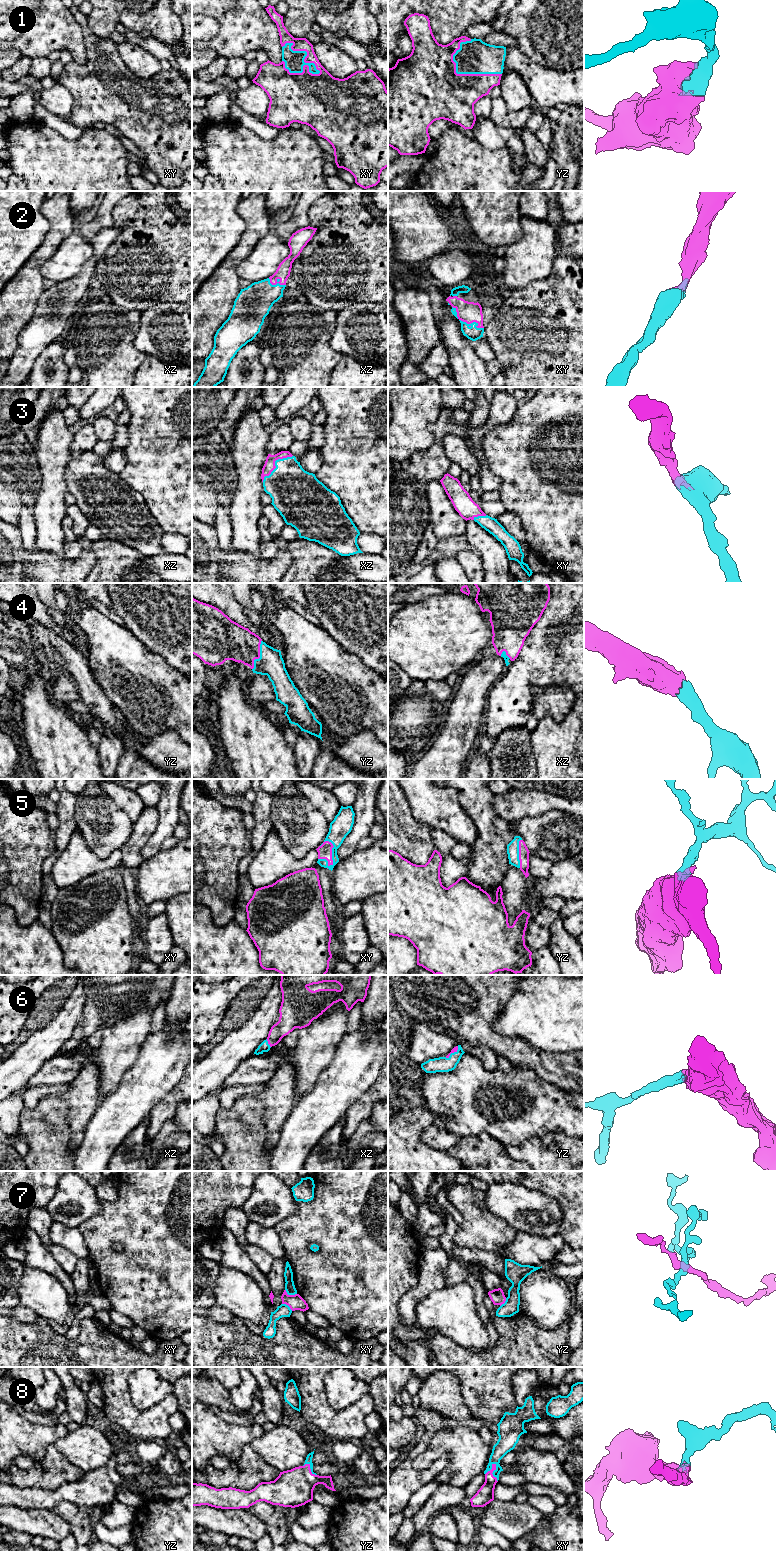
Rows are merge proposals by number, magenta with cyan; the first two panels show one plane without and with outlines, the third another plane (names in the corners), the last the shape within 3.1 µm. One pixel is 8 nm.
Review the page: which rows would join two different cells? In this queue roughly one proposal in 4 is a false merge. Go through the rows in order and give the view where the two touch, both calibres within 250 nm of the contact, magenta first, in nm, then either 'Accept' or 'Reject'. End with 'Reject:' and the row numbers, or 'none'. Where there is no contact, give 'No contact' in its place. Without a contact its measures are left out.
1: Touches magenta in xy. Thickness 200 nm (magenta) against 160 nm. Accept
2: Touches magenta in xy. Thickness 170 nm (magenta) against 120 nm. Accept
3: Touches magenta in xz. Thickness 90 nm (magenta) against 360 nm. Accept
4: Touches magenta in yz. Thickness 300 nm (magenta) against 200 nm. Accept
5: Touches magenta in xy. Thickness 110 nm (magenta) against 170 nm. Accept
6: Touches magenta in xz. Thickness 160 nm (magenta) against 80 nm. Accept
7: Touches magenta in xy. Thickness 120 nm (magenta) against 80 nm. Reject
8: Touches magenta in xy. Thickness 140 nm (magenta) against 140 nm. Accept
Reject: 7

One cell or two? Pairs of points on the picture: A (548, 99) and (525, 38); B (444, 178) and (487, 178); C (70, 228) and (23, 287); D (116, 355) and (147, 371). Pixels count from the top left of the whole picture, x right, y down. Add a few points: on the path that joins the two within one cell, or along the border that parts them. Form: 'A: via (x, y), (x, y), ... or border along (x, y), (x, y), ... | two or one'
A: border along (516, 46), (534, 61), (556, 70) | two
B: via (455, 178), (476, 178) | one
C: via (54, 240), (36, 259), (30, 271) | one
D: border along (146, 356), (134, 376) | two

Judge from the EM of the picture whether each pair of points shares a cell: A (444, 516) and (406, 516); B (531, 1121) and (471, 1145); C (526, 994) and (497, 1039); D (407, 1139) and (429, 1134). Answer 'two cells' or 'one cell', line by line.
A: two cells
B: two cells
C: two cells
D: two cells

